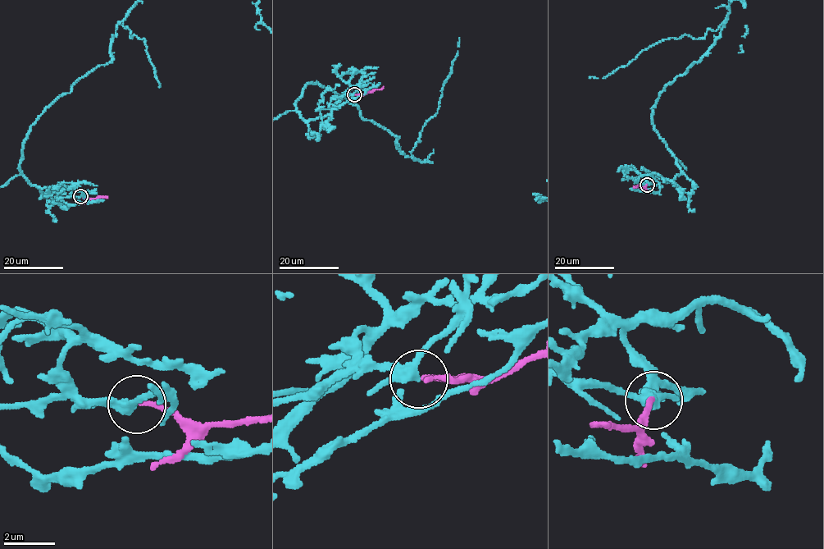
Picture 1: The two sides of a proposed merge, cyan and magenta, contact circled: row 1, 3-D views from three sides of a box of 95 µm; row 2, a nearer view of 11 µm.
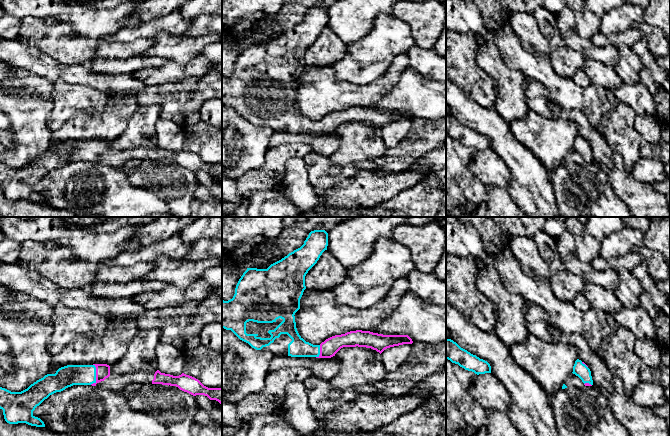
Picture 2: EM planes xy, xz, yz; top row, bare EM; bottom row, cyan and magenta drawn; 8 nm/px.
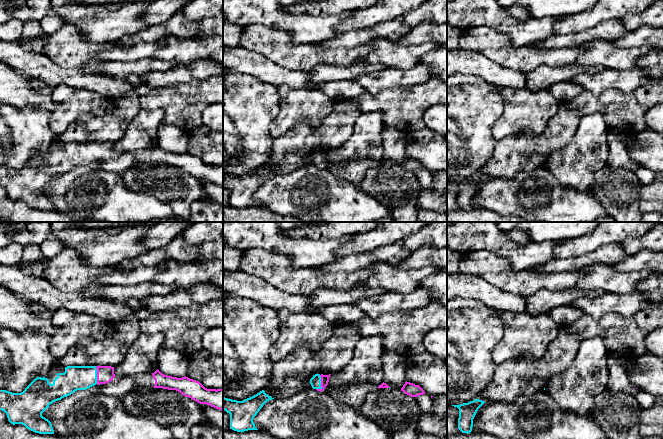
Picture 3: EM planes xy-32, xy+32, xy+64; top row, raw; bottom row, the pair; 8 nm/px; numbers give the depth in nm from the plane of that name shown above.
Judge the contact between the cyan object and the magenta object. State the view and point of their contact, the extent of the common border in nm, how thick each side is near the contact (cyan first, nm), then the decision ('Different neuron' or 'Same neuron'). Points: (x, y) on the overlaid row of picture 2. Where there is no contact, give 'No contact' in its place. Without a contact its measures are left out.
Touches cyan at xy (95, 375). Shared border 170 nm. Thickness 170 nm (cyan) against 110 nm. Same neuron

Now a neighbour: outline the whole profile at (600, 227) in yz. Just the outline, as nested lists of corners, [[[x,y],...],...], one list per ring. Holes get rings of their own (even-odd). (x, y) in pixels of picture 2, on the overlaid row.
[[[587,217],[588,220],[584,224],[588,234],[594,236],[598,240],[621,231],[625,228],[621,217]]]

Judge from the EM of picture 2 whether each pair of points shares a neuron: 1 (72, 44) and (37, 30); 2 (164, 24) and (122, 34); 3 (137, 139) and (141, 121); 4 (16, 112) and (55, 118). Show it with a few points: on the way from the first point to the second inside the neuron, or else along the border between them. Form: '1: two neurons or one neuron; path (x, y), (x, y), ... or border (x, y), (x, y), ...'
1: one neuron; path (63, 44), (60, 44), (46, 32)
2: one neuron; path (154, 26), (147, 30), (138, 30), (132, 33)
3: one neuron; path (137, 135), (141, 130), (141, 125)
4: two neurons; border (50, 94), (51, 131)

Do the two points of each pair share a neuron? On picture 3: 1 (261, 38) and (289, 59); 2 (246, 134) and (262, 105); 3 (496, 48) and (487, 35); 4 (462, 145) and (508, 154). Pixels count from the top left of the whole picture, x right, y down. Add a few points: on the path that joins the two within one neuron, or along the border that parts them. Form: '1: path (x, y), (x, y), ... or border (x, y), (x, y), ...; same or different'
1: path (268, 42), (282, 52); same
2: path (252, 127), (252, 115), (255, 112); same
3: path (493, 45), (487, 38); same
4: border (496, 141), (490, 158), (478, 170); different

